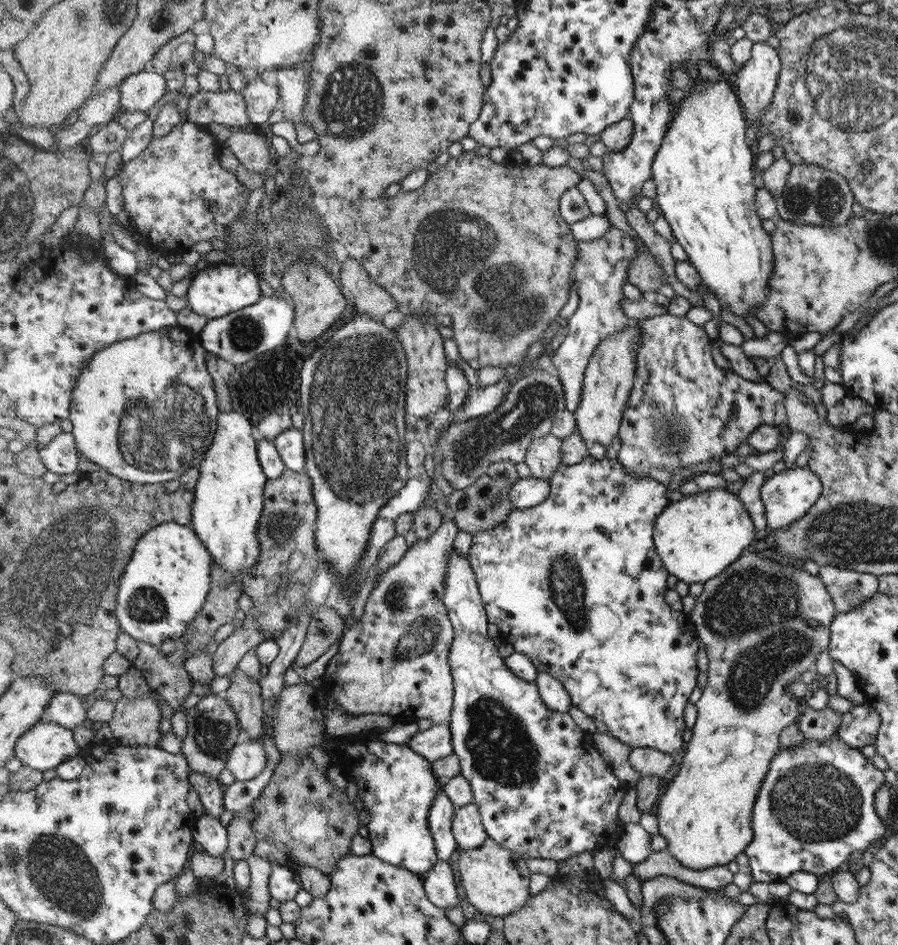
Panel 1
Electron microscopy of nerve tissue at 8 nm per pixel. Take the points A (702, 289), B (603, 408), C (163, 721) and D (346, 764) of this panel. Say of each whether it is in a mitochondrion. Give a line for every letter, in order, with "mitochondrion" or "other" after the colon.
A: other
B: other
C: other
D: other

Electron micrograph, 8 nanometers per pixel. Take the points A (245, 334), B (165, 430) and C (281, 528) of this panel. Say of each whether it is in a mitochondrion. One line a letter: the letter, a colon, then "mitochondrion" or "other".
A: mitochondrion
B: mitochondrion
C: mitochondrion

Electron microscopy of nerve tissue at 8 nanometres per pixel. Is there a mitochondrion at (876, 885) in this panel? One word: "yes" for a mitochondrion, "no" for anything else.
no

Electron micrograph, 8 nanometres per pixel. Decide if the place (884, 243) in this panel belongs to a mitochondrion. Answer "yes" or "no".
yes

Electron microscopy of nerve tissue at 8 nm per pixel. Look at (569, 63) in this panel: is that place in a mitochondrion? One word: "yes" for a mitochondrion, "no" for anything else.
yes

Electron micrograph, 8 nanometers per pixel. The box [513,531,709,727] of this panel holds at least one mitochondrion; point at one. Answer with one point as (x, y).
(565, 581)

